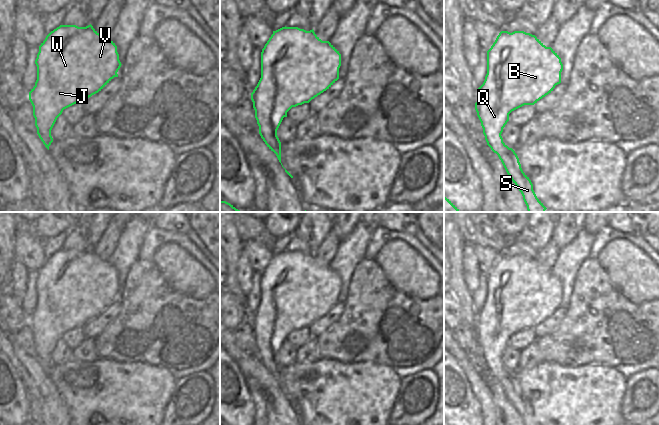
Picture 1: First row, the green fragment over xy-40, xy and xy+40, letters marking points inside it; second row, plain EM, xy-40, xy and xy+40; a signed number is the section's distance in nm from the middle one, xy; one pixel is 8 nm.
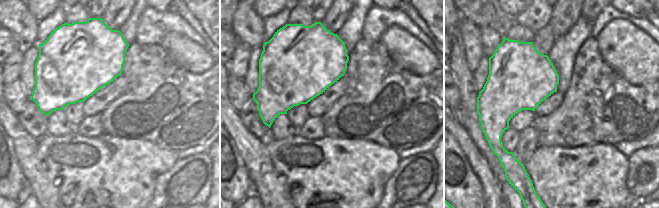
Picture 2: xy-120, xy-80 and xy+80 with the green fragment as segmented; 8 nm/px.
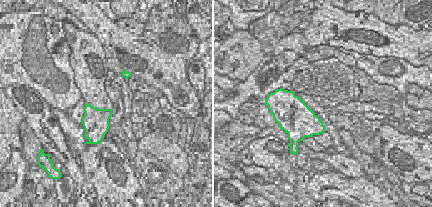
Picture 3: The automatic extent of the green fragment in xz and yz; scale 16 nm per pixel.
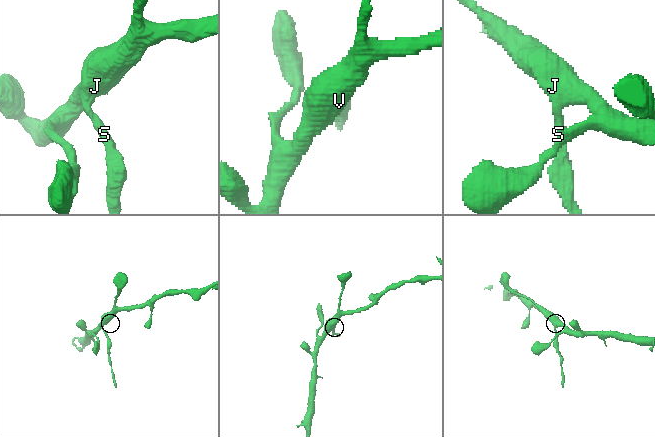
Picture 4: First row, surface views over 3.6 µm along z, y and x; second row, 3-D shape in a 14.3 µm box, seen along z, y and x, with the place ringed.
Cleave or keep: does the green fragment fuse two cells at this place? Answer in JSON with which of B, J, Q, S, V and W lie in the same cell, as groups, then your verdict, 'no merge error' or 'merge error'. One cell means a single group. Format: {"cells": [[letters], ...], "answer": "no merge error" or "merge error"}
{"cells": [["B", "J", "Q", "V", "W"], ["S"]], "answer": "merge error"}

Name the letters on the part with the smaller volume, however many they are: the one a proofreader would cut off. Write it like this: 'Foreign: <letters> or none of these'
Foreign: S

